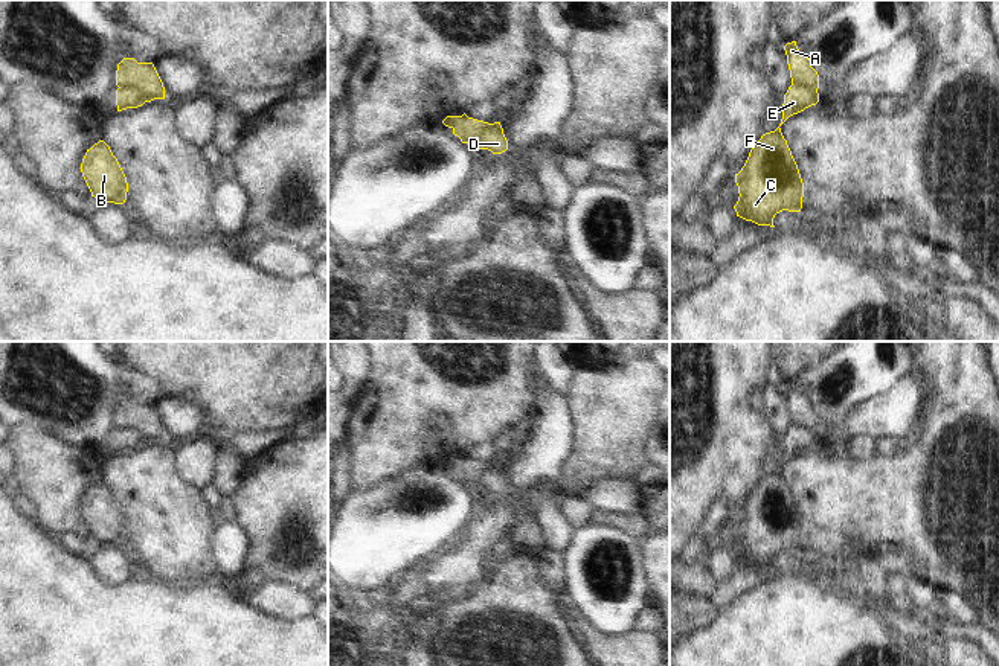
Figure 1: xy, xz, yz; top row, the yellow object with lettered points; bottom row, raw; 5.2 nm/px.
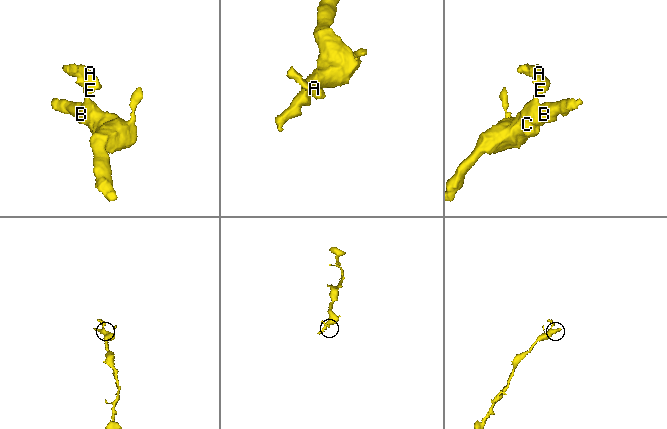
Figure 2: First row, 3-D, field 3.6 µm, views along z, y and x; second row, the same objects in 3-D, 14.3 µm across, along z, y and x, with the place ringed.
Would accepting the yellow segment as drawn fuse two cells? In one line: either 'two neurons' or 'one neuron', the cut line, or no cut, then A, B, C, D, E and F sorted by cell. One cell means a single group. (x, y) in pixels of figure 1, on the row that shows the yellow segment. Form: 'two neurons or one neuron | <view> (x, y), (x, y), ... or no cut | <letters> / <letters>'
two neurons | xy (119, 87), (131, 87), (147, 101) | A D / B C E F

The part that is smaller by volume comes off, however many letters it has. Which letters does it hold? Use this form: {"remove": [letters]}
{"remove": ["A", "D"]}

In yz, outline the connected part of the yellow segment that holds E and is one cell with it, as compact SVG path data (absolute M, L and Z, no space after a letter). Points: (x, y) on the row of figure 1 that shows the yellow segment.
M792 84L784 94L784 104L782 104L782 119L779 126L793 114L798 114L804 111L805 108L816 105L819 102L819 93L818 90L810 90L799 87L796 84Z

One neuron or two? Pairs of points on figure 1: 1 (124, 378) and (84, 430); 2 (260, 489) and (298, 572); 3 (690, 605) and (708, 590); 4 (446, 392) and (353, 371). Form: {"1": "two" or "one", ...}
{"1": "one", "2": "one", "3": "two", "4": "two"}

